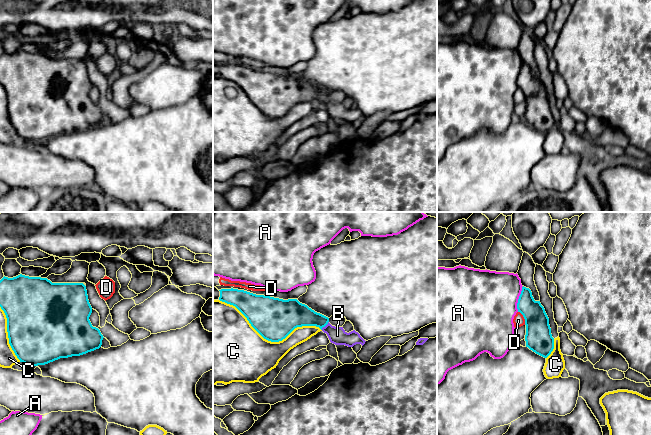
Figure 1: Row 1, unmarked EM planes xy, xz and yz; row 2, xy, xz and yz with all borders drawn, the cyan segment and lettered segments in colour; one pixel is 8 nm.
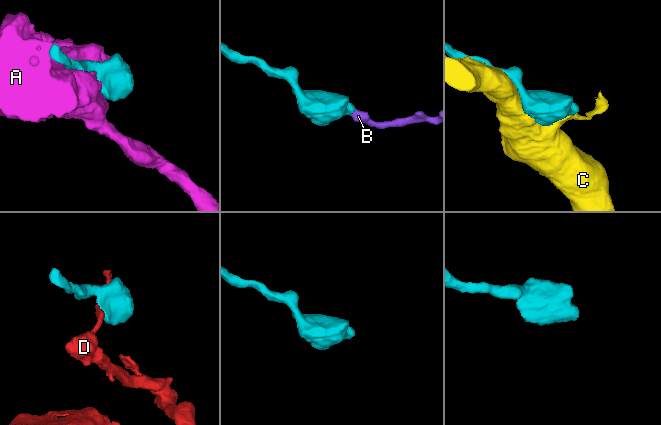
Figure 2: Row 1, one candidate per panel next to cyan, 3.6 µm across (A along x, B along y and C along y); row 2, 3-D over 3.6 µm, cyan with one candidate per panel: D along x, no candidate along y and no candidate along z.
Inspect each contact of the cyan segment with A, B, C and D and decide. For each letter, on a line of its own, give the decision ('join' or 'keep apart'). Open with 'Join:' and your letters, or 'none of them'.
Join: B
A: keep apart
B: join
C: keep apart
D: keep apart

